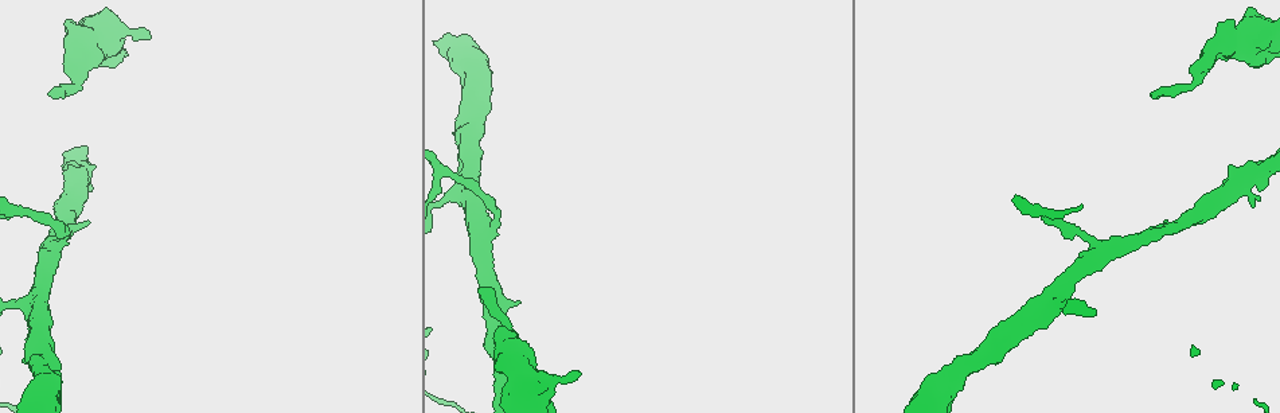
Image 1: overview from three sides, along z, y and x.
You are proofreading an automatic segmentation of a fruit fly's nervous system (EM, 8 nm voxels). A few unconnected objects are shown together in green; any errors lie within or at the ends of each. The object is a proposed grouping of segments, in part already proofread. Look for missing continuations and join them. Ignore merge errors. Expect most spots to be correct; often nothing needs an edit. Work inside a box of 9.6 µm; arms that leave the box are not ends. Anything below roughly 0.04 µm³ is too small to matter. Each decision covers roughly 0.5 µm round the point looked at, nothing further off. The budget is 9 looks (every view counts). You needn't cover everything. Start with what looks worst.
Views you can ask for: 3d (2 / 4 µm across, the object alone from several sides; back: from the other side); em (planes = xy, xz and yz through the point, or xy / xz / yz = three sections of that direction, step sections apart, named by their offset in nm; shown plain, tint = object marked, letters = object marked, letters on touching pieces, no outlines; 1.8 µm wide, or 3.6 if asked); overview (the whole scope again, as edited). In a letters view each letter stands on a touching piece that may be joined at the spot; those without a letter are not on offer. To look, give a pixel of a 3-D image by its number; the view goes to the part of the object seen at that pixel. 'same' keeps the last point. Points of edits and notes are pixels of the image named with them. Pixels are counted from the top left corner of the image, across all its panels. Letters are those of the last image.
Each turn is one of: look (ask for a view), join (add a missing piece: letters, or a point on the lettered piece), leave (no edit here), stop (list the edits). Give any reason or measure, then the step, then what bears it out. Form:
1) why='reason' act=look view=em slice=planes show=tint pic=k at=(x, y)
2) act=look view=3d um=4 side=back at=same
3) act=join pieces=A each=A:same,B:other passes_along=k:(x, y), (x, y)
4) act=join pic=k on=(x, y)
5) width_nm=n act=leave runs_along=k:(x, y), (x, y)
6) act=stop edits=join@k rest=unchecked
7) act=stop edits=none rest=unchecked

why='free end' act=look view=em slice=xz step=8 show=letters pic=1 at=(580, 373)

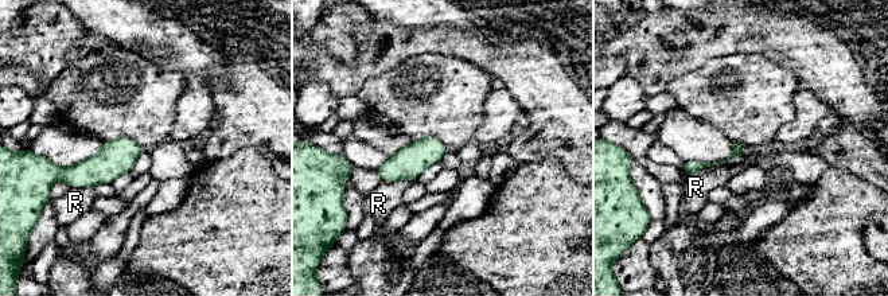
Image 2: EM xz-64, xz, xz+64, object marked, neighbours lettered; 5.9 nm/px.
act=leave each=R:other runs_along=2:(740, 147), (727, 160), (686, 171) found='no lettered piece goes on from it'

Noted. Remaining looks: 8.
why='branch stops here' act=look view=3d um=4 pic=1 at=(1250, 204)

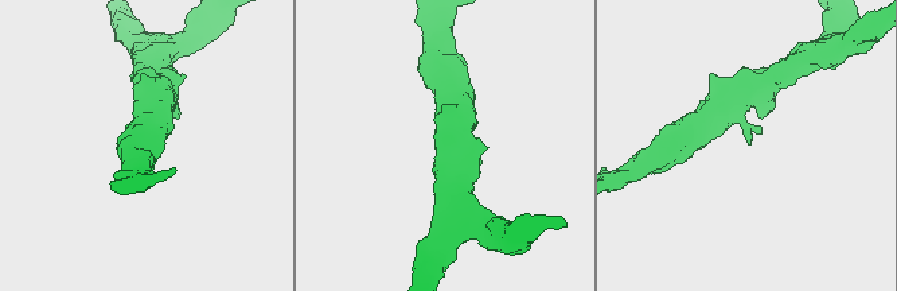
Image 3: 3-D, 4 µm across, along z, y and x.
act=look view=em slice=yz step=8 show=letters pic=3 at=(746, 139)

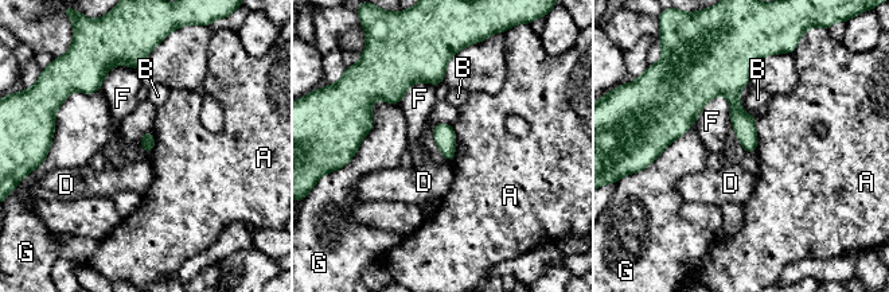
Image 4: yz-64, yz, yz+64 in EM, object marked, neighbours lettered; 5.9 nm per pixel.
act=look view=em slice=planes show=letters at=same

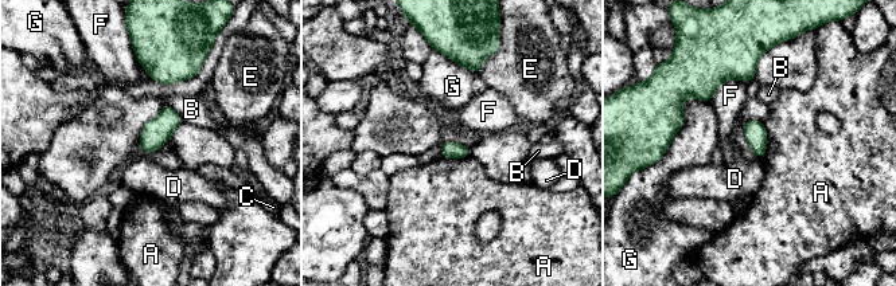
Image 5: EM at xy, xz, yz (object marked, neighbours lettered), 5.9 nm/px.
longest_contact=G:460nm act=leave each=A:other,B:other,C:other,D:other,E:other,F:other,G:other border=5:(764, 122), (766, 153), (762, 159) found='none of them fits'

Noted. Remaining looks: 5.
act=look view=em um=3.6 slice=yz step=8 show=letters pic=1 at=(1167, 219)

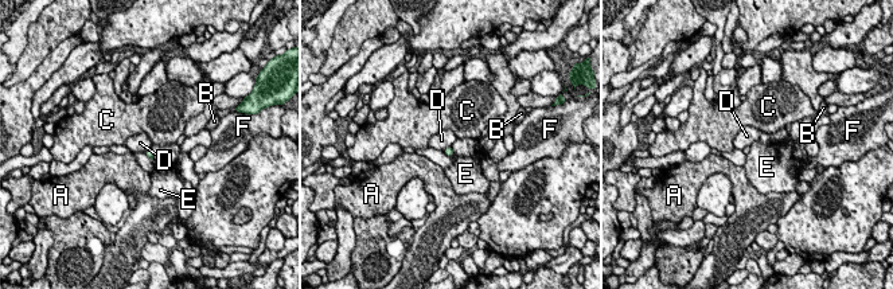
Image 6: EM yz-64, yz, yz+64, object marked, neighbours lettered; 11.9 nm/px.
act=leave each=A:other,B:other,C:other,D:other,E:other,F:other found='none of them fits'

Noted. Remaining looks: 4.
why='a narrow waist' act=look view=em slice=planes show=letters pic=1 at=(1080, 231)

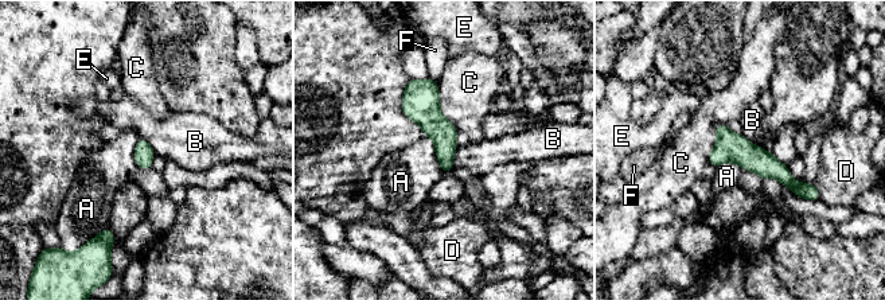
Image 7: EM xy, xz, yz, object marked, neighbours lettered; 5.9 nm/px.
act=leave each=A:other,B:other,C:other,D:other,E:other,F:other runs_along=7:(718, 128), (744, 154), (814, 193) found='none of them fits'

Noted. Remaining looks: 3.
act=stop edits=none rest=unchecked

